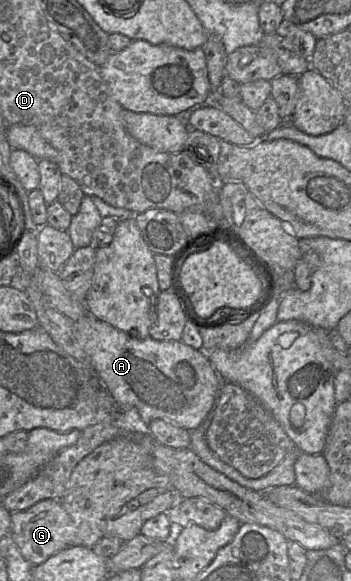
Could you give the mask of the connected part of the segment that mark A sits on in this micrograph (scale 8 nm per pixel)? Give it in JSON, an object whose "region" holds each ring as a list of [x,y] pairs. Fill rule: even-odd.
{"region":[[[86,314],[74,322],[75,337],[86,352],[90,366],[113,397],[119,409],[135,408],[142,421],[149,424],[154,419],[162,419],[189,431],[198,427],[212,412],[221,386],[226,383],[209,361],[205,350],[194,349],[182,341],[157,341],[151,337],[138,340],[112,325]],[[181,362],[189,363],[195,373],[192,385],[184,384],[176,374],[176,367]]]}

